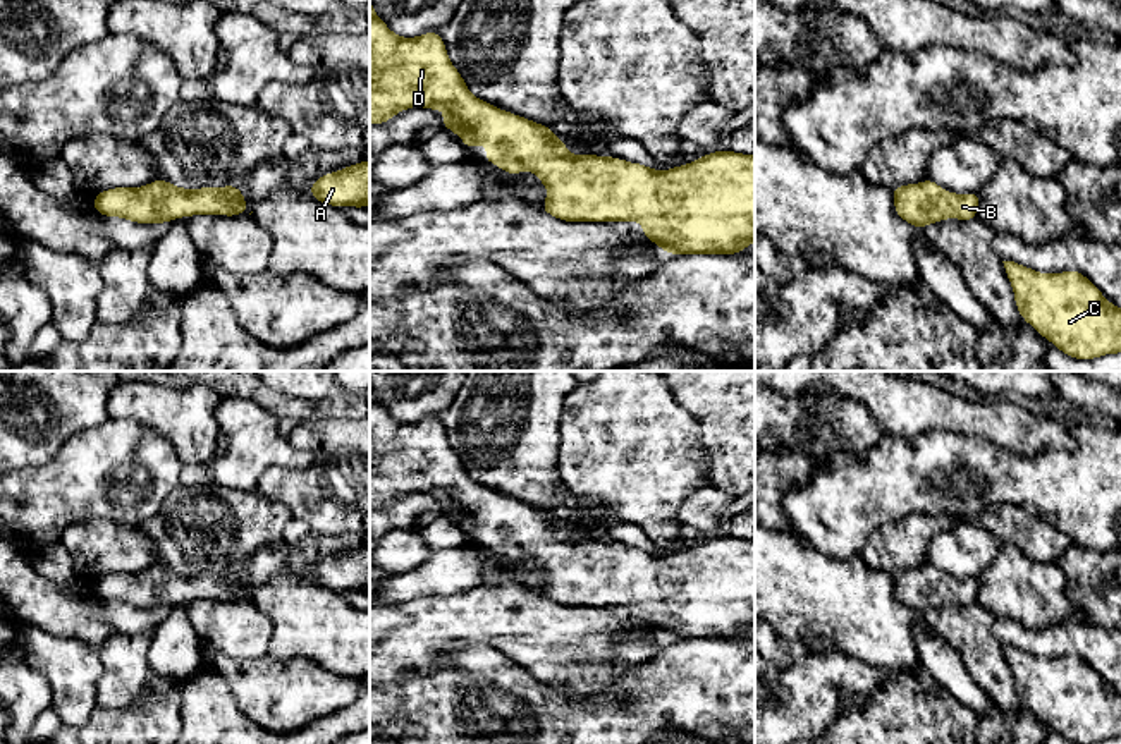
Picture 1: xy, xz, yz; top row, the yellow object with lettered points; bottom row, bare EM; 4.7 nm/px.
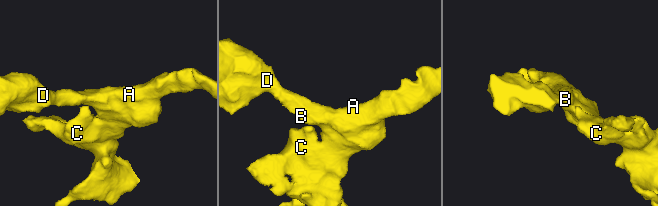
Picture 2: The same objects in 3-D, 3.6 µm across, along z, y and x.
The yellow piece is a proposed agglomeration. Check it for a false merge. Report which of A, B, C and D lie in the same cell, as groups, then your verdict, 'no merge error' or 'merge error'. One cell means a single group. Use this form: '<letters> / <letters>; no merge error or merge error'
A B C D; no merge error

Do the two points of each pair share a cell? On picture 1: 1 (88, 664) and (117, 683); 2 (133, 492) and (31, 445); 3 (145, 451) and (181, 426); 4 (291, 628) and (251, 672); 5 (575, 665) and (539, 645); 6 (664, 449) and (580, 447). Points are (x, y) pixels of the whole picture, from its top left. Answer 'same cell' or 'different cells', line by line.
1: different cells
2: different cells
3: different cells
4: different cells
5: same cell
6: same cell

